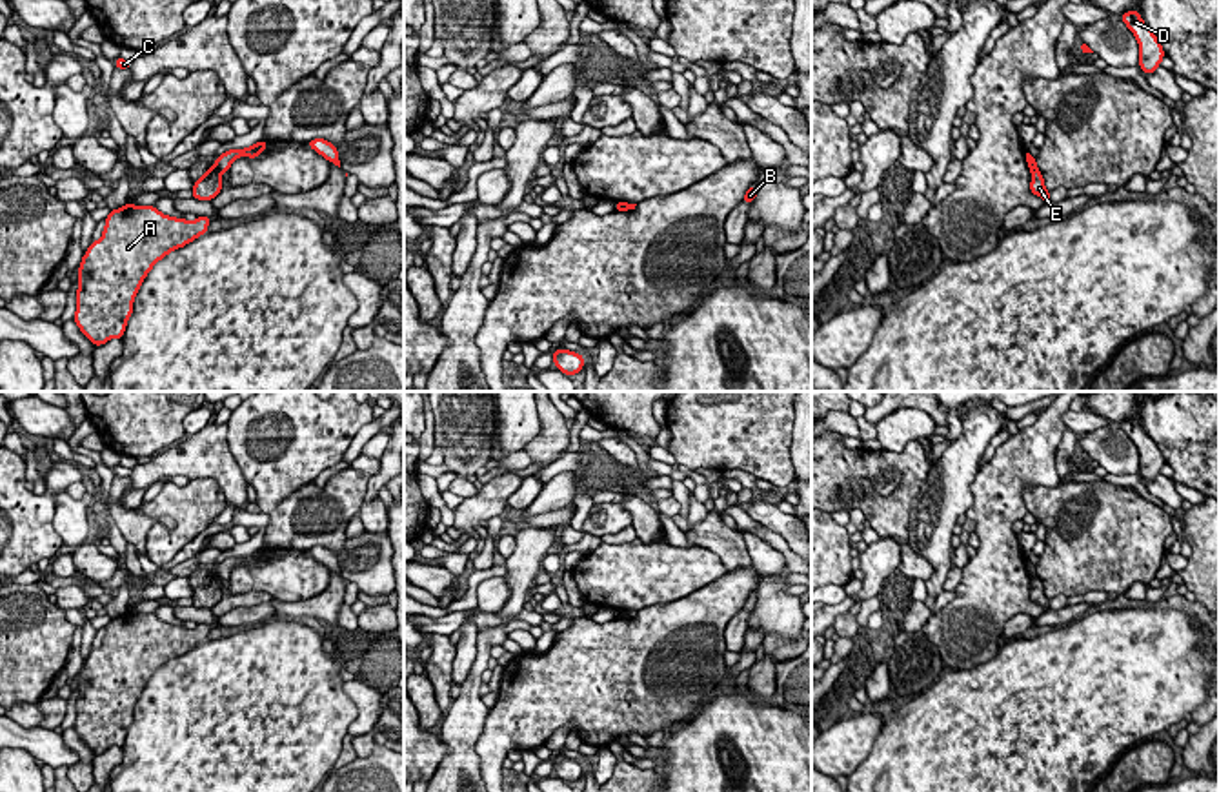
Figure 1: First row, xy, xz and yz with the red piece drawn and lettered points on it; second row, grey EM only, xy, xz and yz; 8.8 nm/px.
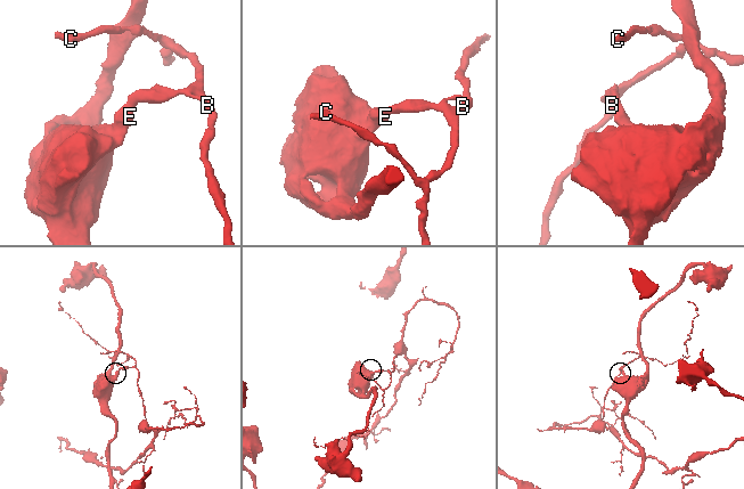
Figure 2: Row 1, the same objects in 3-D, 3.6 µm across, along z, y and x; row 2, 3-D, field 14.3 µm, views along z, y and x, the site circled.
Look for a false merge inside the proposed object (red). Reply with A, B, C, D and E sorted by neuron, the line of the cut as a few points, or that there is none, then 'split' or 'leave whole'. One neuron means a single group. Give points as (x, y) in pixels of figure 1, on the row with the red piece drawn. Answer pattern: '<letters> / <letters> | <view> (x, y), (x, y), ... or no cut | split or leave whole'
A D E / B C | xy (213, 166), (222, 172) | split

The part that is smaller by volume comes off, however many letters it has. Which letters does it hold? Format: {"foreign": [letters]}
{"foreign": ["B", "C"]}

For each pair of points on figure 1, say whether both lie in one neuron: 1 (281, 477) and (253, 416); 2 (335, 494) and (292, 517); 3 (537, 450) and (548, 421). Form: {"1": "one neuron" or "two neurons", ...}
{"1": "one neuron", "2": "one neuron", "3": "one neuron"}

